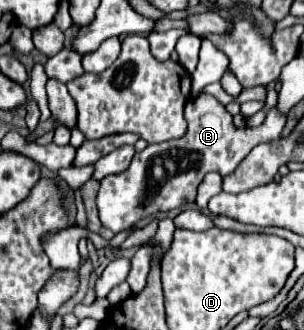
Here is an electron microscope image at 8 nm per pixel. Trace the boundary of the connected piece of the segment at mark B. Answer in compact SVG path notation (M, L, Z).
M200 93L196 99L186 103L184 117L188 123L184 137L164 141L162 145L148 145L144 151L134 155L126 171L102 179L96 203L104 229L118 233L144 217L150 219L184 203L194 203L196 187L208 171L216 171L220 175L232 173L236 165L252 151L252 147L280 139L286 123L286 117L282 117L274 107L266 113L266 121L260 127L236 129L226 107L206 93Z

